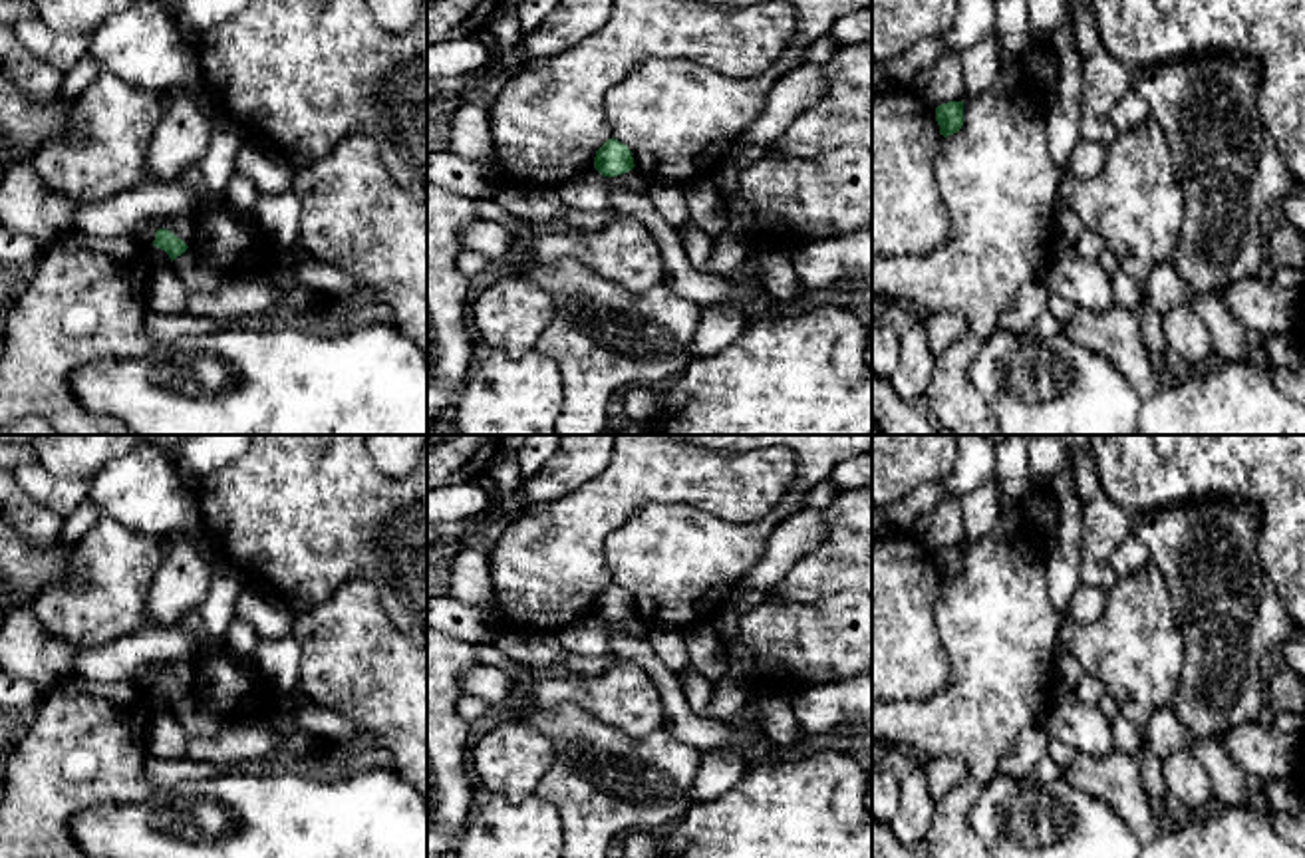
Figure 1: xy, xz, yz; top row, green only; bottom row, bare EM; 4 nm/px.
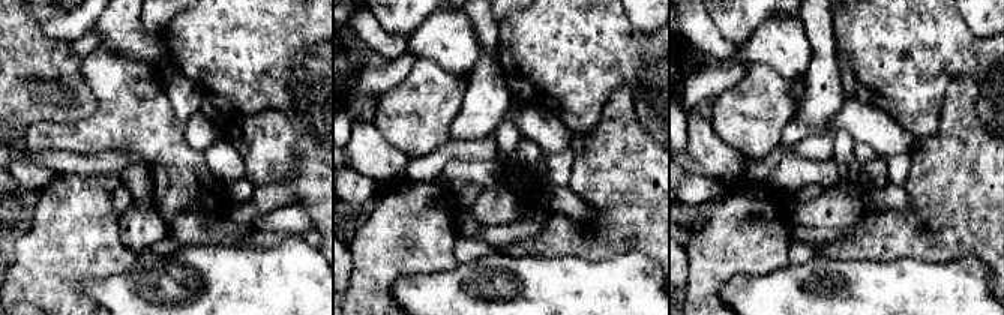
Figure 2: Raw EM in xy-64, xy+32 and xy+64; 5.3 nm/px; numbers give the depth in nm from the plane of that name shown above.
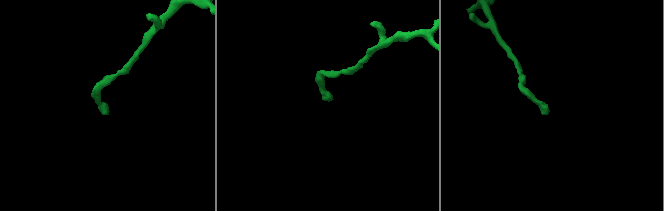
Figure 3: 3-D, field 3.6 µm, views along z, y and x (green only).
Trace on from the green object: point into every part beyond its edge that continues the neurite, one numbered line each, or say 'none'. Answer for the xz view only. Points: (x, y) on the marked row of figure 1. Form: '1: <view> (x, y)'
none

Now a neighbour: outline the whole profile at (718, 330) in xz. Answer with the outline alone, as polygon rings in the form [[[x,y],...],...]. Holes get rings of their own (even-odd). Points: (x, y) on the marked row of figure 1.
[[[709,306],[701,318],[691,346],[691,359],[709,358],[729,348],[747,328],[749,318],[727,314]]]

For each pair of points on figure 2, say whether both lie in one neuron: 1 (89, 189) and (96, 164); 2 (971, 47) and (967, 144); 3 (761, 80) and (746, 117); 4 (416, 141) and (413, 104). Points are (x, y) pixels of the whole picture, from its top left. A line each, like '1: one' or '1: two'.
1: two
2: two
3: one
4: one

